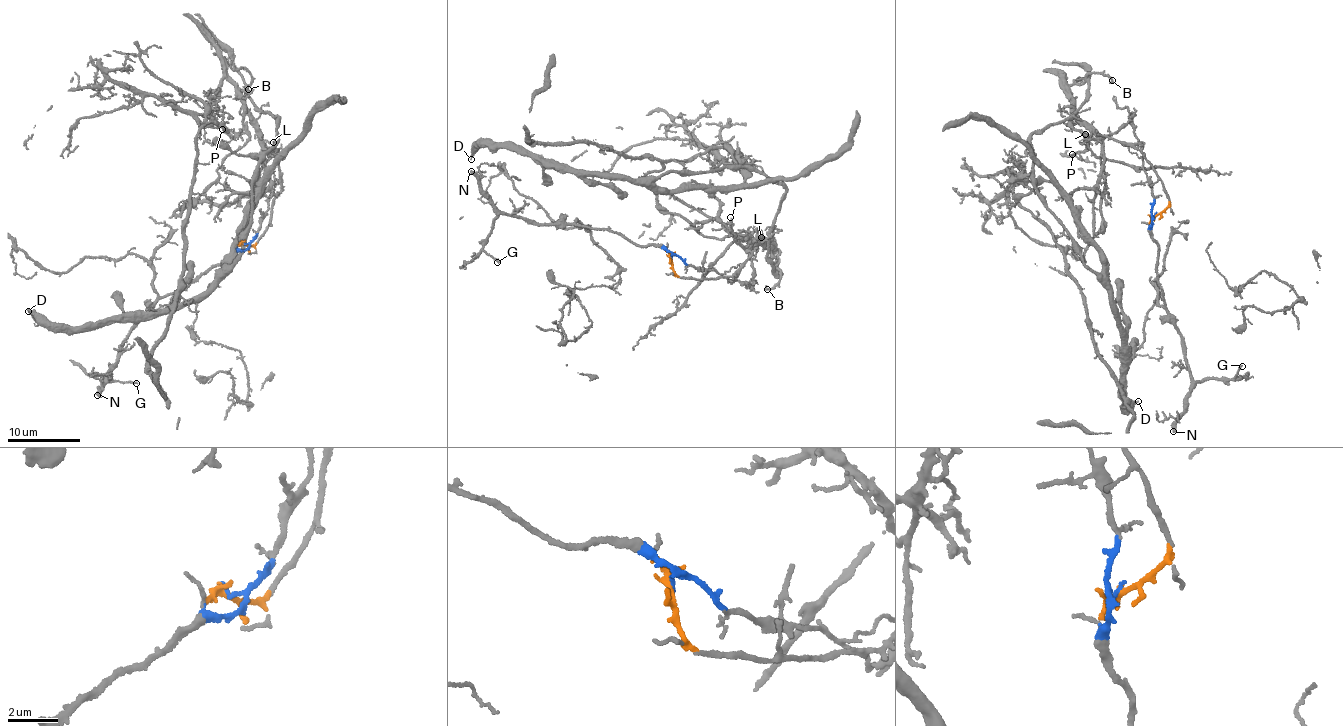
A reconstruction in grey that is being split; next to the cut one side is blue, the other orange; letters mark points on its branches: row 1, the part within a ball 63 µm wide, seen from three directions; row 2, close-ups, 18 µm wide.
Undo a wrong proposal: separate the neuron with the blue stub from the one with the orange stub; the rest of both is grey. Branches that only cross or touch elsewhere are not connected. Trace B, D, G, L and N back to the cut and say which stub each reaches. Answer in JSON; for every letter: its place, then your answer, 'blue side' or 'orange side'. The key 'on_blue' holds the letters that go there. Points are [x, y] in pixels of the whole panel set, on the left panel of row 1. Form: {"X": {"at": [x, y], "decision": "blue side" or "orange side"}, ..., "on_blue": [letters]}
{"B": {"at": [248, 89], "decision": "orange side"}, "D": {"at": [28, 311], "decision": "orange side"}, "G": {"at": [136, 383], "decision": "blue side"}, "L": {"at": [273, 142], "decision": "orange side"}, "N": {"at": [97, 395], "decision": "blue side"}, "on_blue": ["G", "N"]}

